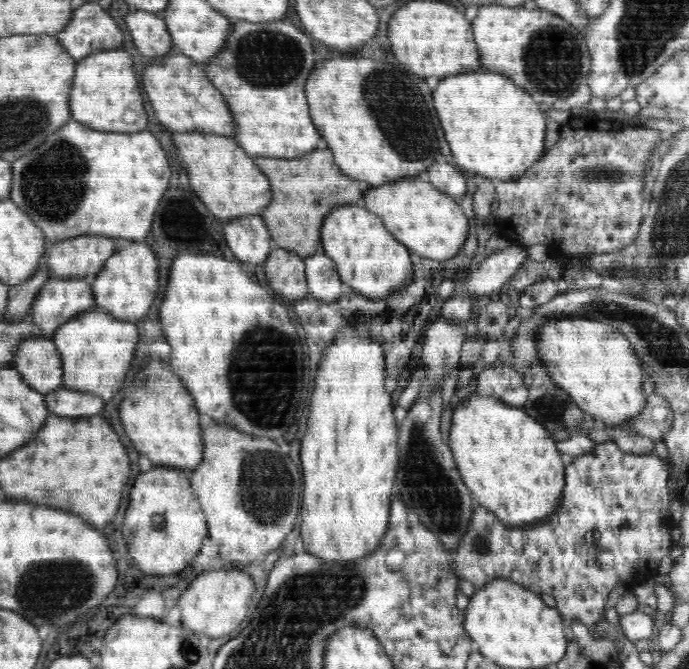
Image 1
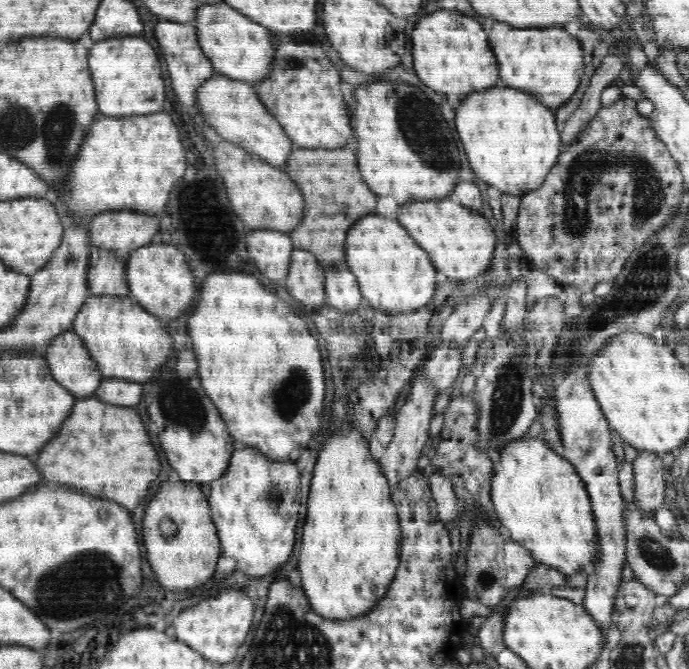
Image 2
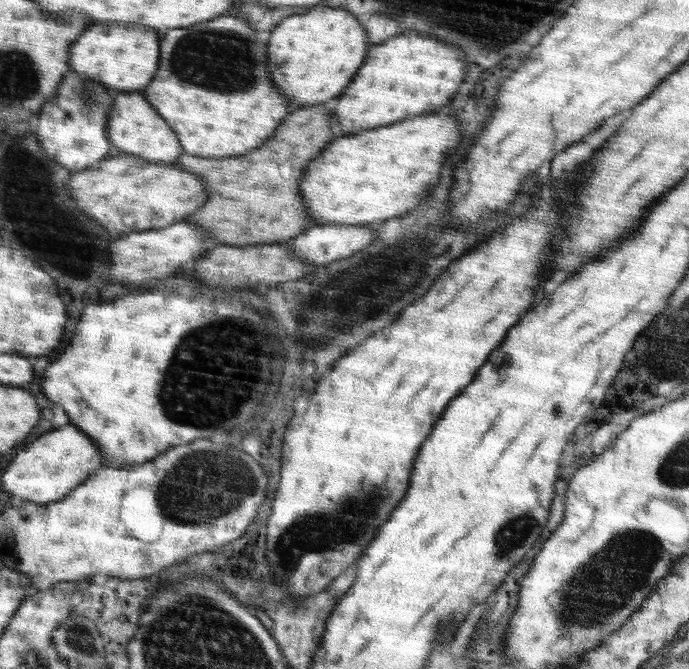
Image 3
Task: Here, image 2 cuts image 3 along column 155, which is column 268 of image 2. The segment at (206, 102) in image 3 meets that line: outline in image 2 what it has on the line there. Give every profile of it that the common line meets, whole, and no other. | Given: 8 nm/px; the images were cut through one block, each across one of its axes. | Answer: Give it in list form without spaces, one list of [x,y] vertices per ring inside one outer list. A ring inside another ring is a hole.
[[[283,38],[276,46],[272,70],[255,86],[256,95],[282,125],[295,148],[338,149],[354,136],[350,109],[340,91],[340,74],[322,48]]]

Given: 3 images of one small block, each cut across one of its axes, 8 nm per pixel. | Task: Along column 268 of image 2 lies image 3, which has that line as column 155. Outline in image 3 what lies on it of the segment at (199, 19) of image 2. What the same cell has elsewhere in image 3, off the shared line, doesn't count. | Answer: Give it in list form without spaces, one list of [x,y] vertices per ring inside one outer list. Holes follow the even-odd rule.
[[[126,22],[92,24],[73,41],[69,66],[80,76],[101,82],[112,93],[142,90],[154,78],[160,49],[157,29]]]

